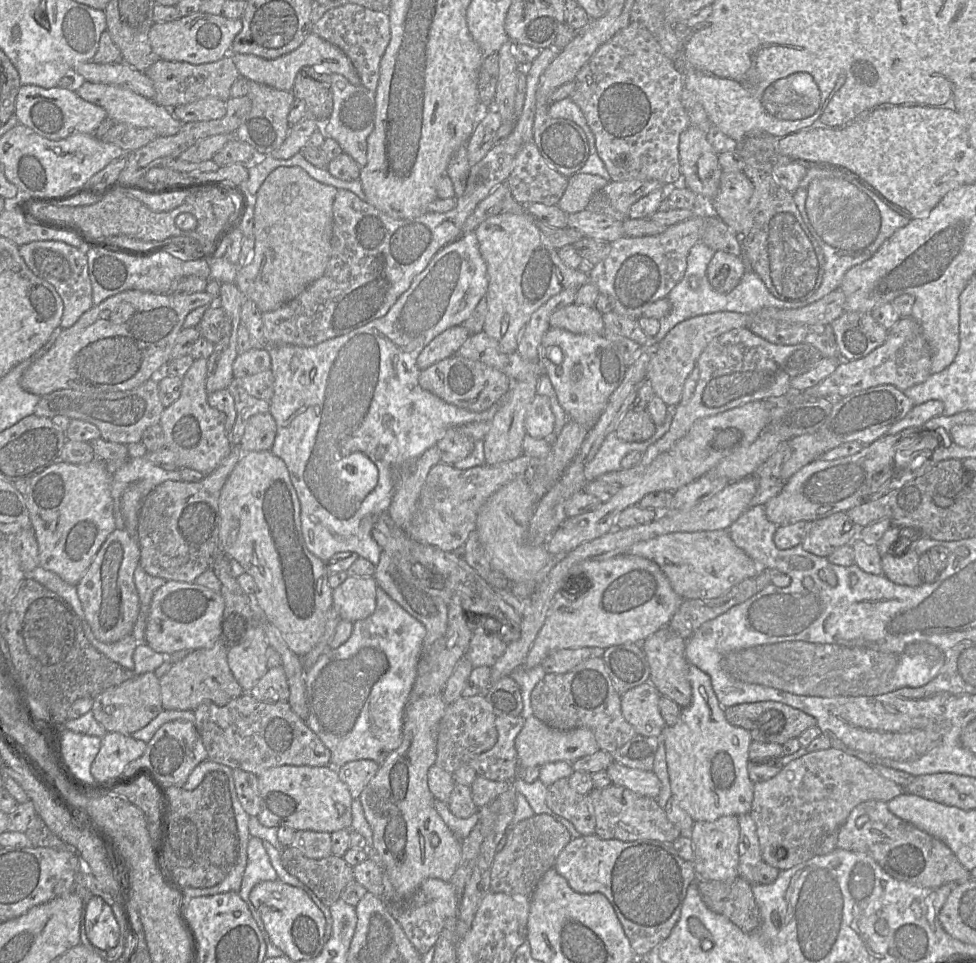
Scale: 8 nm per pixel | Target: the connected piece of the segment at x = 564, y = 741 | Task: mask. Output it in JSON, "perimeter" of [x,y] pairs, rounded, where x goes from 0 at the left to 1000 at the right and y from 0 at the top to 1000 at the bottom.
{"perimeter":[[[546,741],[538,747],[536,756],[528,767],[528,778],[531,790],[530,807],[533,807],[532,800],[534,801],[546,796],[552,798],[559,792],[570,790],[586,792],[615,779],[606,758],[601,756],[590,756],[581,759],[567,757],[557,752]]]}

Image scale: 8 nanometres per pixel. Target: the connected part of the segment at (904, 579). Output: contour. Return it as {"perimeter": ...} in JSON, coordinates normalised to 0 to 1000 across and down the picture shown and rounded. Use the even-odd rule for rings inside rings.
{"perimeter":[[[918,566],[916,573],[903,578],[905,597],[917,606],[942,609],[946,605],[940,591],[942,578],[935,567]]]}

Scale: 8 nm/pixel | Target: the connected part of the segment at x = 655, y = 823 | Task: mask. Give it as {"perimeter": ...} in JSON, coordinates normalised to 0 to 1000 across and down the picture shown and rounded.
{"perimeter":[[[625,814],[619,818],[608,818],[602,830],[610,848],[609,866],[616,871],[632,871],[639,874],[673,872],[689,875],[697,868],[696,862],[683,850],[680,840],[671,830]]]}

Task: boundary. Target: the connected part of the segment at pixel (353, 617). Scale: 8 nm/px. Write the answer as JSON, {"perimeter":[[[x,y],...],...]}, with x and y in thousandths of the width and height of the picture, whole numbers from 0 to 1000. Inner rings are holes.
{"perimeter":[[[357,598],[340,613],[340,630],[350,644],[364,646],[379,640],[385,630],[383,598]]]}

